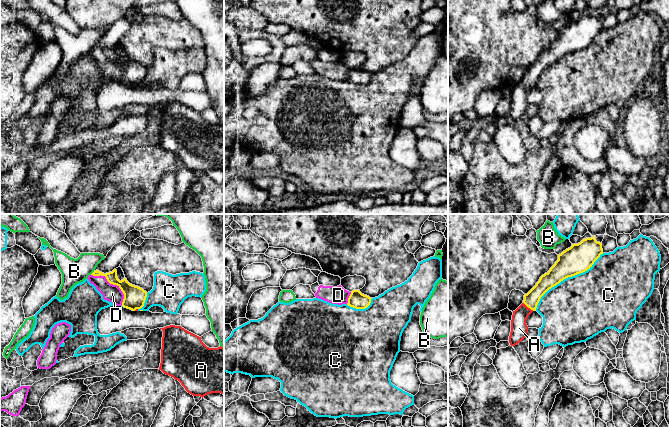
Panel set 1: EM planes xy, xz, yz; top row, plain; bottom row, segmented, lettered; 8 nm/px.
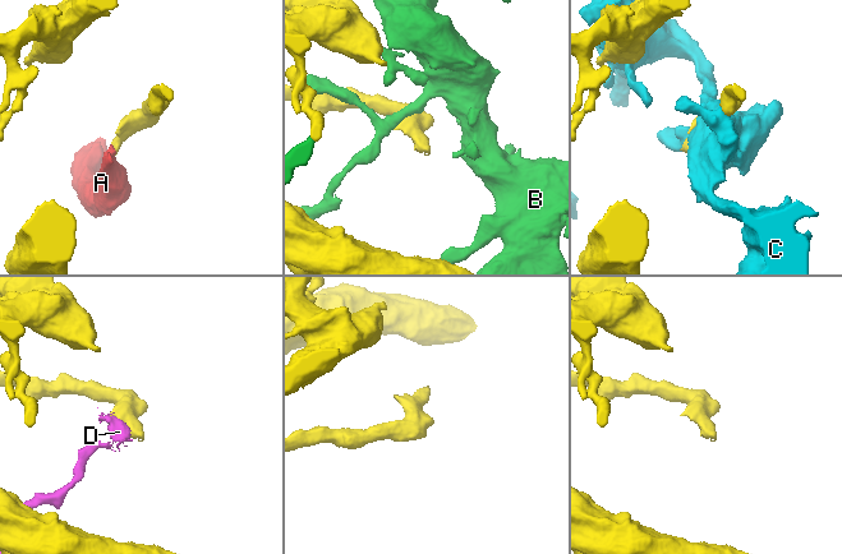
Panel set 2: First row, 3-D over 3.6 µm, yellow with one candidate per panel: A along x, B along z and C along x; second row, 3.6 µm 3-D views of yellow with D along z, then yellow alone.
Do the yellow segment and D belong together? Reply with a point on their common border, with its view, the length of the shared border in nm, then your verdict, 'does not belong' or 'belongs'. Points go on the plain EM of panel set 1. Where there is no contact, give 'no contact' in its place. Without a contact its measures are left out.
meets yellow in xy at (113, 60); contact 360 nm long; does not belong

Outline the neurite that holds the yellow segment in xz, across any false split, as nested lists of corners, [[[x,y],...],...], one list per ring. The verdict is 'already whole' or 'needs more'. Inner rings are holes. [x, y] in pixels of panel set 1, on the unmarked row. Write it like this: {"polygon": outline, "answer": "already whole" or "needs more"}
{"polygon": [[[353,66],[348,74],[347,81],[356,85],[365,85],[370,81],[371,75],[359,66]]], "answer": "already whole"}

